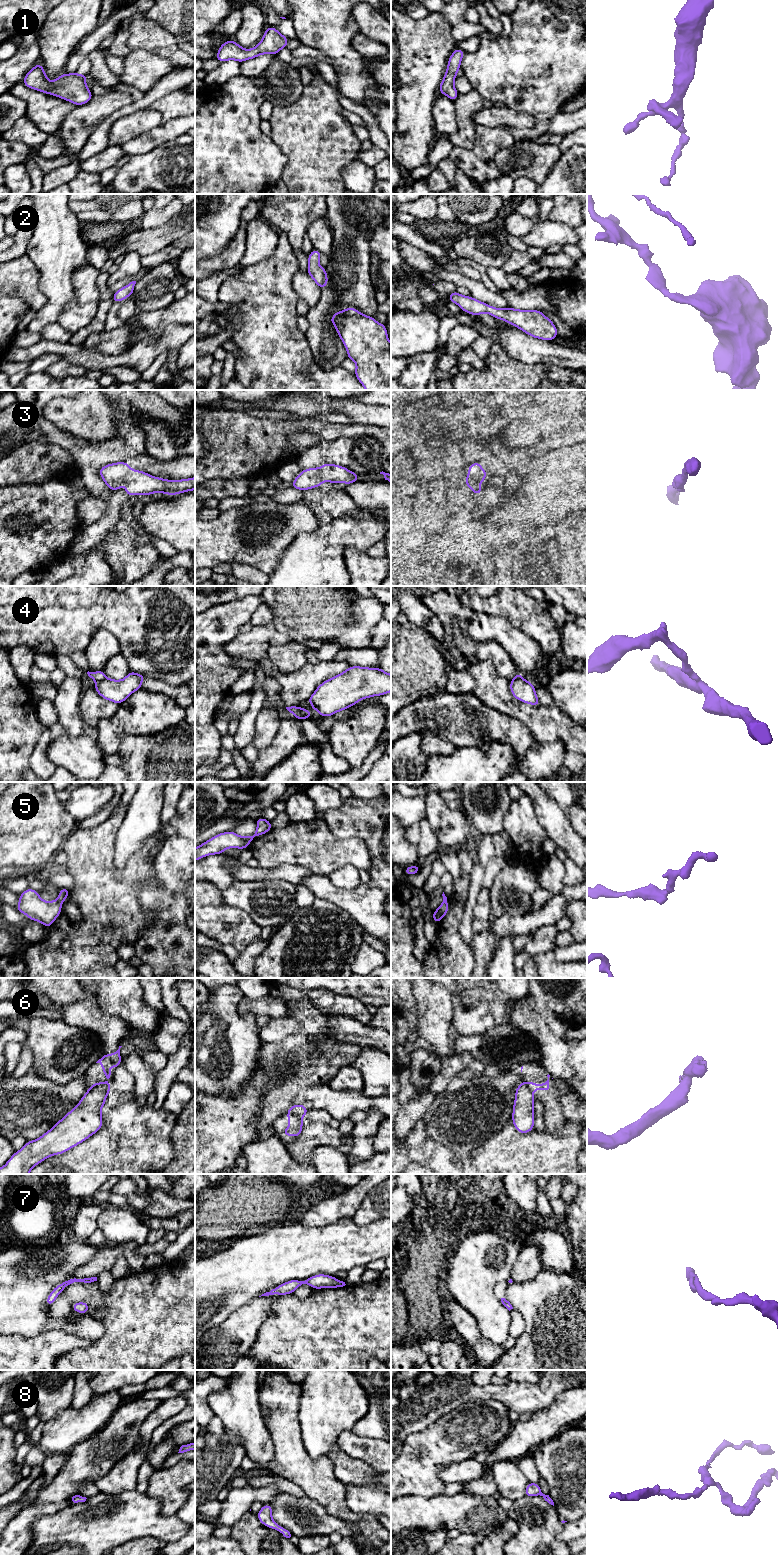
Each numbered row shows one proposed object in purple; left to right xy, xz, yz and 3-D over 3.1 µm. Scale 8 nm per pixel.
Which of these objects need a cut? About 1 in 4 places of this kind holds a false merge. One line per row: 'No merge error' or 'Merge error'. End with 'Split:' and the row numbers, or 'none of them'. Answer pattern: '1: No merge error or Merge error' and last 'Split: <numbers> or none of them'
1: No merge error
2: No merge error
3: No merge error
4: Merge error
5: No merge error
6: Merge error
7: No merge error
8: No merge error
Split: 4, 6

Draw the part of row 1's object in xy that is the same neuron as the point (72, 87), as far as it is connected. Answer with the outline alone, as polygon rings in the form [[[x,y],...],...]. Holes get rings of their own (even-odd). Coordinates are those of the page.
[[[38,63],[29,70],[22,82],[30,89],[54,95],[79,106],[88,103],[93,97],[87,87],[86,78],[87,74],[63,73],[51,82],[42,64]]]

